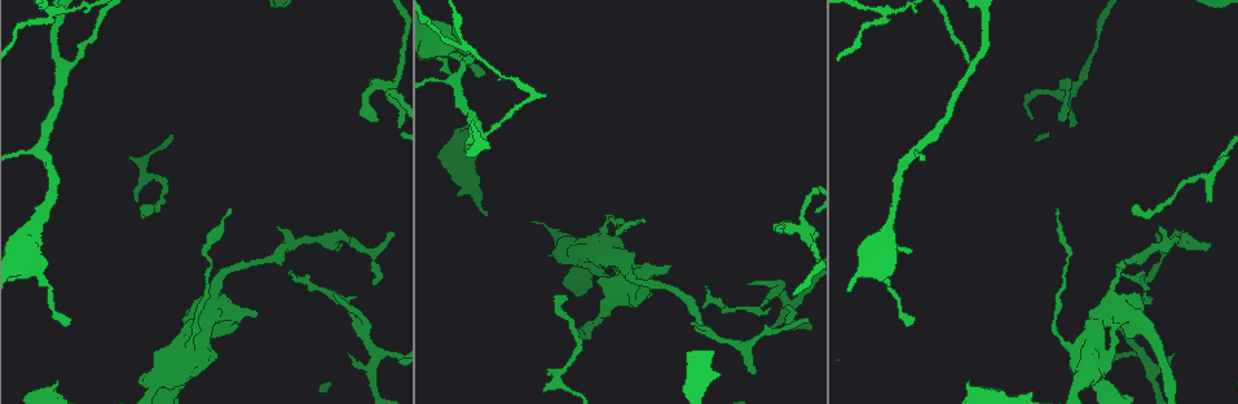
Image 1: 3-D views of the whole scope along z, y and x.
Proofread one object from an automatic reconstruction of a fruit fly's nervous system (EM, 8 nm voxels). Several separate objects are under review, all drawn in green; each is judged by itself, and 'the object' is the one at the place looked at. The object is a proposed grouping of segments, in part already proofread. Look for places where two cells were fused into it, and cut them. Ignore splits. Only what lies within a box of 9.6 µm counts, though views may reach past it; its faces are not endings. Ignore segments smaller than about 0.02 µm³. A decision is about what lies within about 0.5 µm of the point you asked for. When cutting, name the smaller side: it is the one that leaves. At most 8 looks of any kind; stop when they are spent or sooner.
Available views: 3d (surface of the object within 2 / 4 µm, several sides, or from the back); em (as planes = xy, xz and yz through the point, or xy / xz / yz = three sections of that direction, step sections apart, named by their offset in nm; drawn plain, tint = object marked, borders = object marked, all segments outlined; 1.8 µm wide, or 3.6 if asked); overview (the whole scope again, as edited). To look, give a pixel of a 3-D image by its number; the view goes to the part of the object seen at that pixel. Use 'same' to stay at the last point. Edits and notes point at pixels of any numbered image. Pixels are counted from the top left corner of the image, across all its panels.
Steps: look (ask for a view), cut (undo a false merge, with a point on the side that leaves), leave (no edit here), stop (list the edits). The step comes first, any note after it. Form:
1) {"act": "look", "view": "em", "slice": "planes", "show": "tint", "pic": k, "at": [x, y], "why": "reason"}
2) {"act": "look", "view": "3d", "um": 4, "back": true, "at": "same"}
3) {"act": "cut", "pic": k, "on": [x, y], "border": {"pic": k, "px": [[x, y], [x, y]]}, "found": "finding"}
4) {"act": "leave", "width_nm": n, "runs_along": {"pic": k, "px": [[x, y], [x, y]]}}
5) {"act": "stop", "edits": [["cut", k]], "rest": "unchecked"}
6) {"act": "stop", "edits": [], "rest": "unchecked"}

{"act": "look", "view": "em", "slice": "planes", "show": "tint", "pic": 1, "at": [888, 9], "why": "three arms meet"}

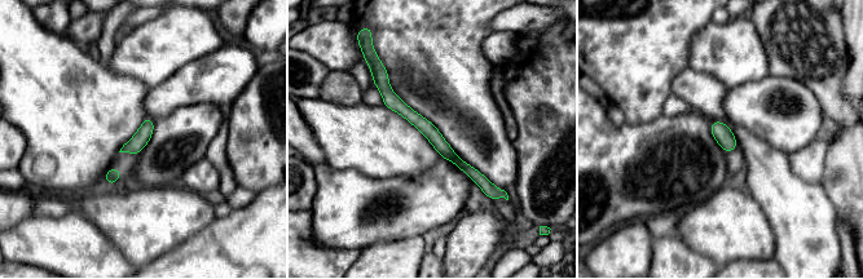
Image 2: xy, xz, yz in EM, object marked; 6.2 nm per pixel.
{"act": "leave", "runs_along": {"pic": 2, "px": [[383, 75], [386, 92], [487, 189]]}, "found": "one cell here"}

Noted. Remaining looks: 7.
{"act": "look", "view": "3d", "um": 2, "pic": 1, "at": [60, 72], "why": "two arms in line, one across"}

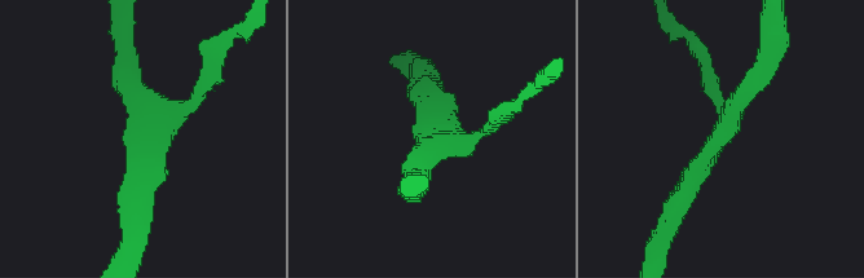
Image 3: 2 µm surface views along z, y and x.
{"act": "look", "view": "em", "slice": "planes", "show": "borders", "pic": 3, "at": [439, 133], "arms": 3}

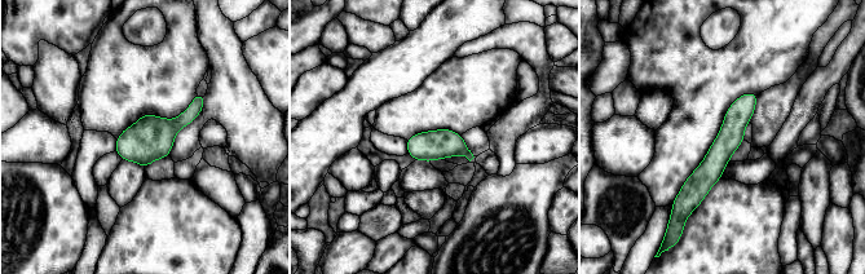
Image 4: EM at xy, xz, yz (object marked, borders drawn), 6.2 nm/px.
{"act": "leave", "runs_along": {"pic": 4, "px": [[753, 96], [684, 206]]}, "found": "continuous, no second cell"}

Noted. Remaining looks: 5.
{"act": "look", "view": "3d", "um": 4, "pic": 1, "at": [574, 255], "why": "calibre changes"}

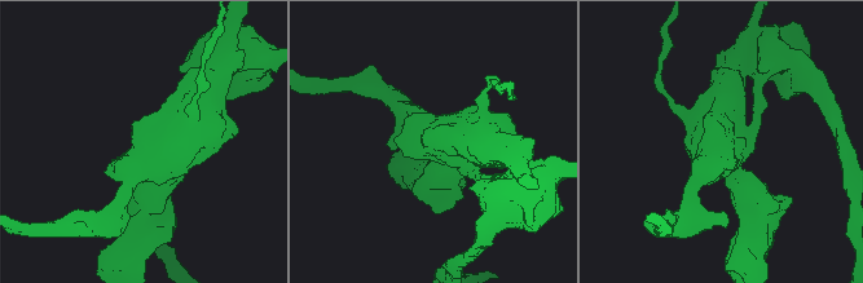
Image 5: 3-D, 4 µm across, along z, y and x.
{"act": "look", "view": "em", "um": 3.6, "slice": "planes", "show": "tint", "pic": 5, "at": [147, 162], "why": "now the EM"}

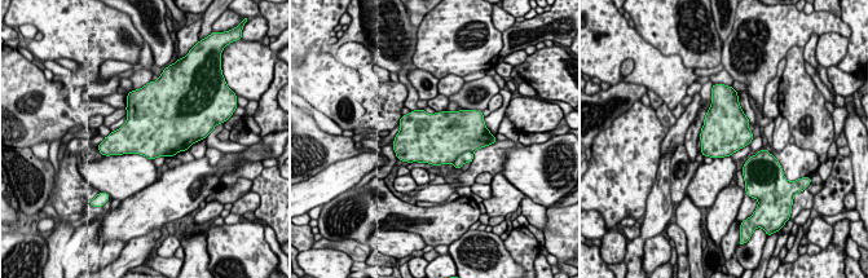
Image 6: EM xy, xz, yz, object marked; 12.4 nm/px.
{"act": "cut", "pic": 6, "on": [467, 157], "found": "two cells meet here"}

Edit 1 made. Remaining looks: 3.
{"act": "look", "view": "overview"}

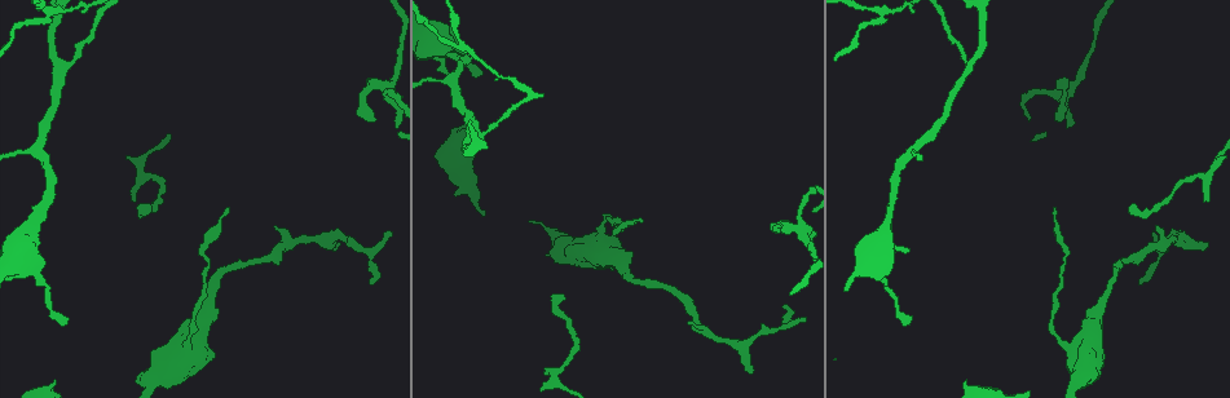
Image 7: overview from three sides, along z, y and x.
{"act": "look", "view": "em", "slice": "planes", "show": "tint", "pic": 7, "at": [624, 267], "why": "thick turns thin"}

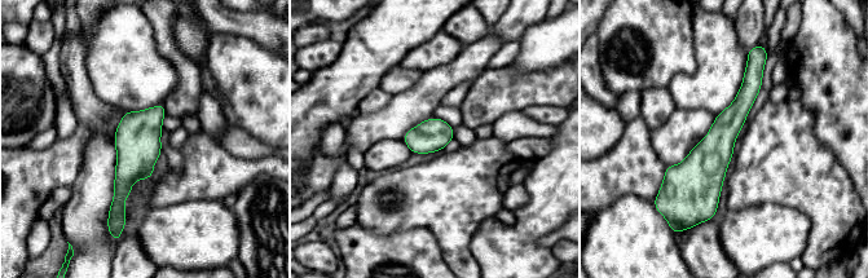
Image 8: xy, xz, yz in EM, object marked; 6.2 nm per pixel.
{"act": "leave", "width_nm": 200, "runs_along": {"pic": 8, "px": [[752, 69], [705, 166], [705, 216]]}, "found": "continuous, no second cell"}

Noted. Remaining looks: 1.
{"act": "stop", "edits": [["cut", 6]], "rest": "unchecked"}

